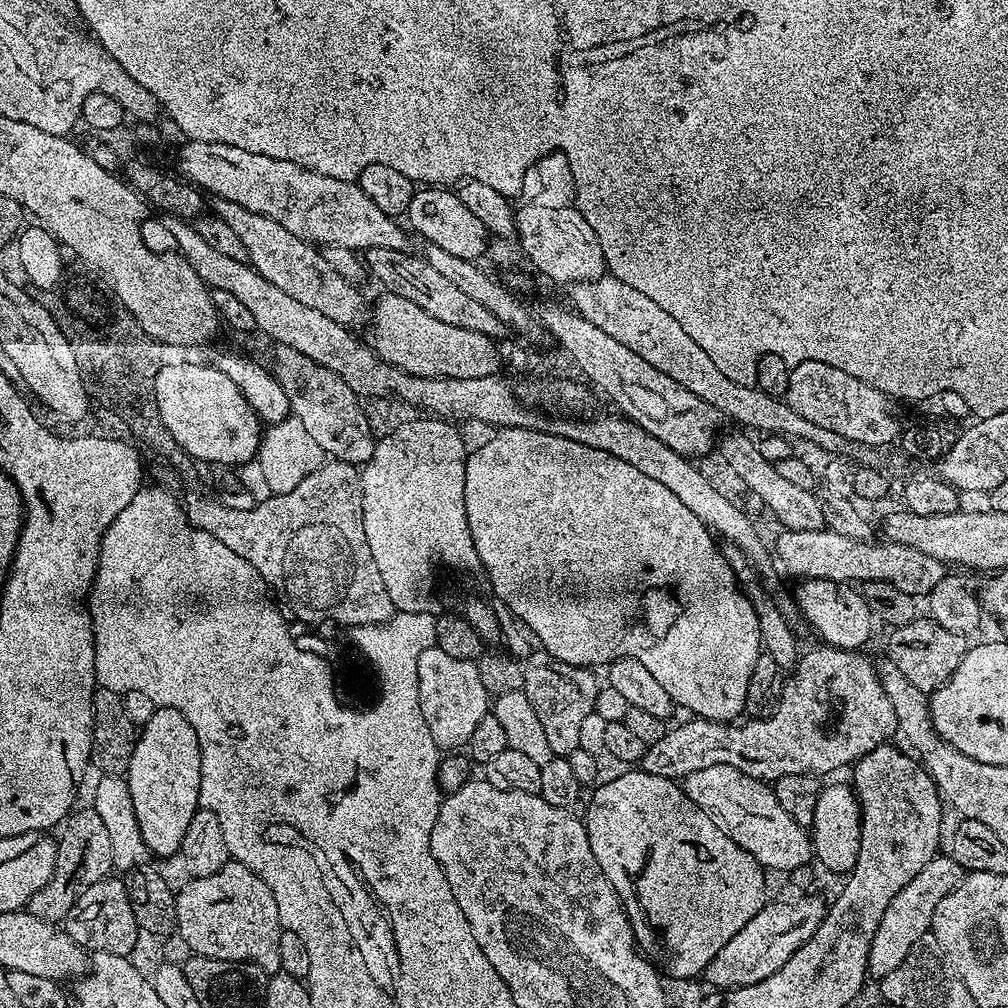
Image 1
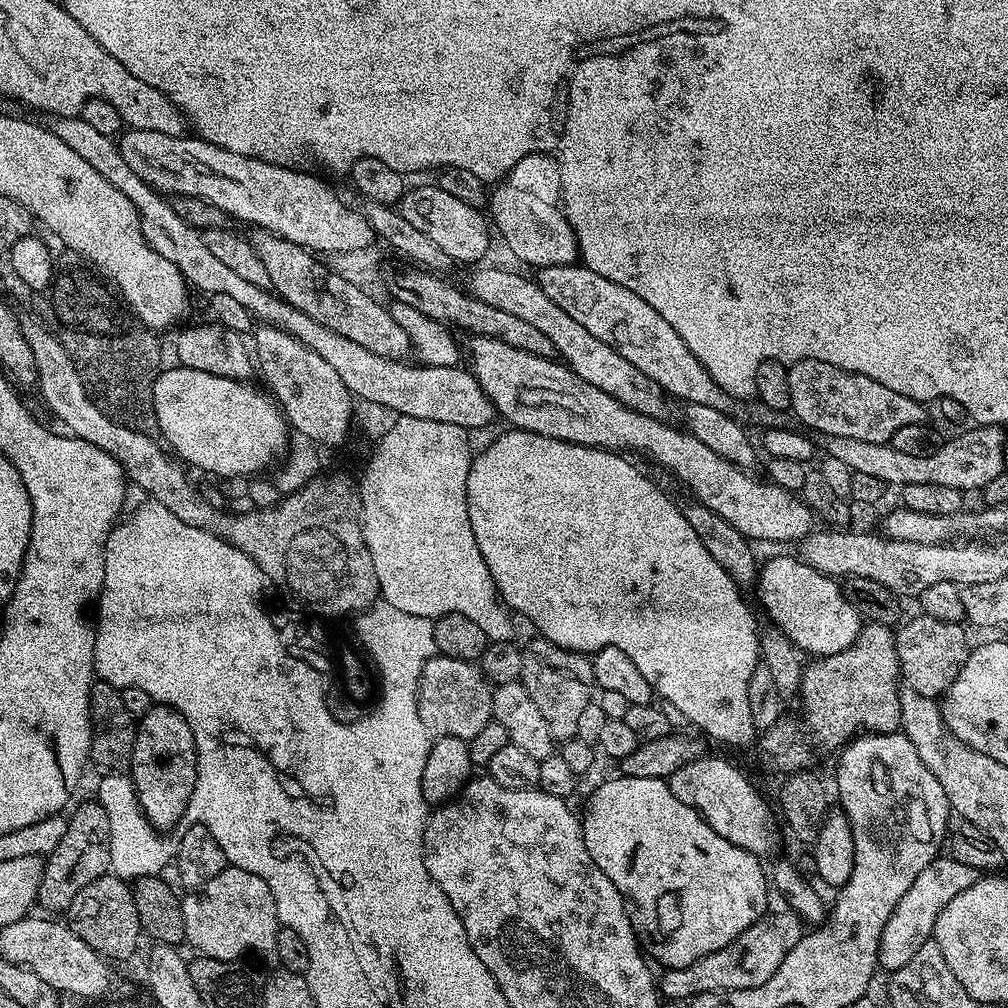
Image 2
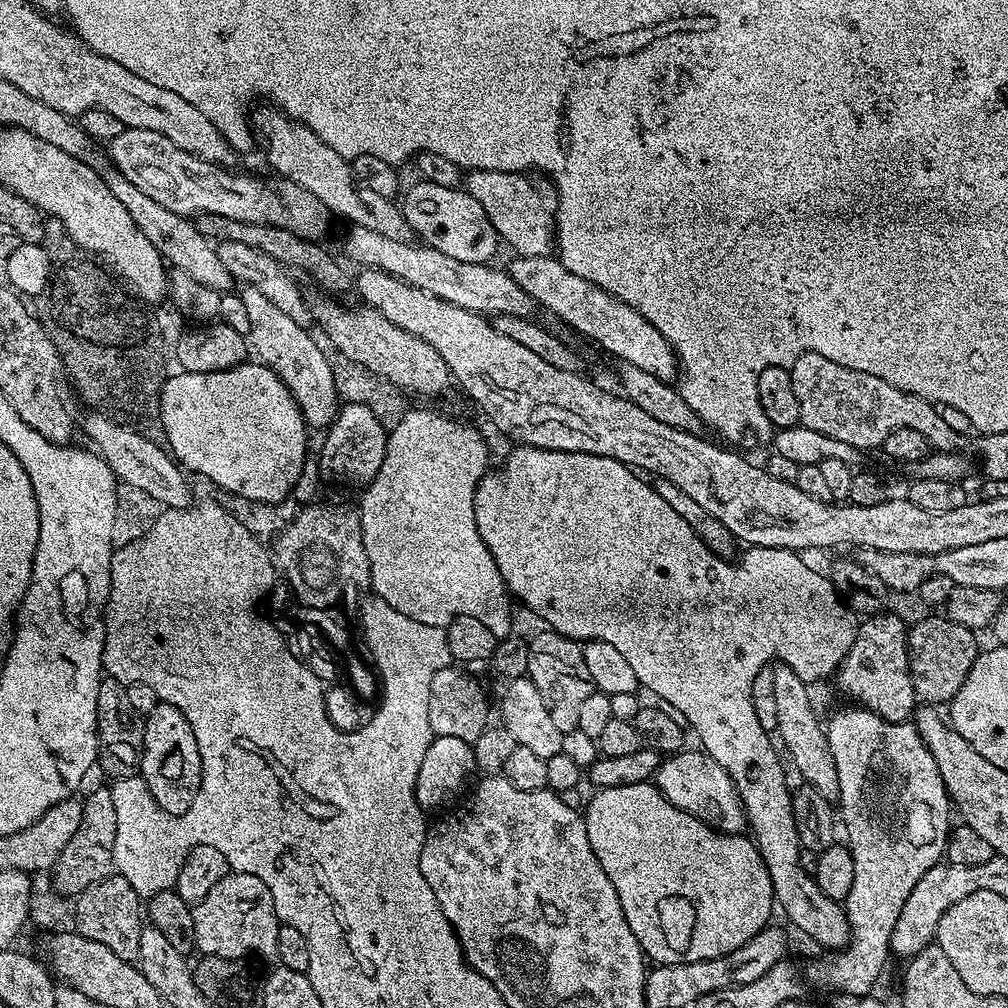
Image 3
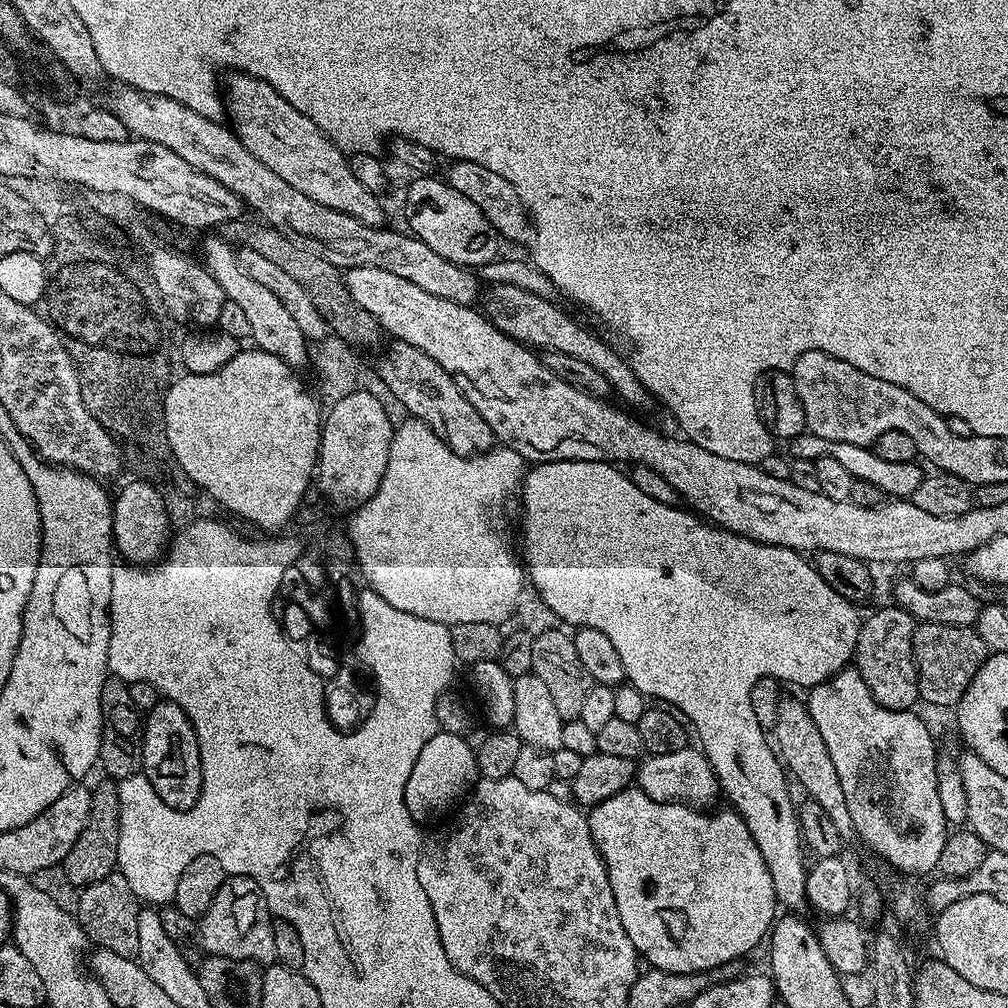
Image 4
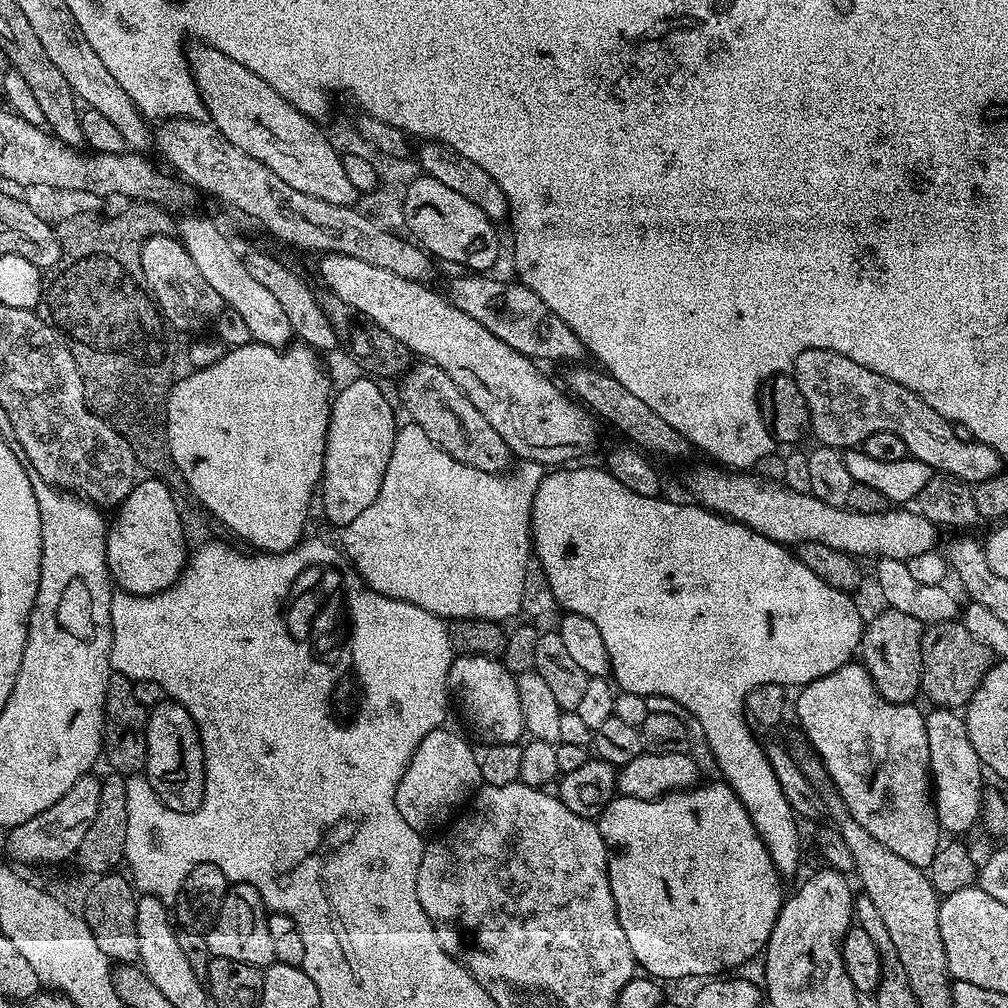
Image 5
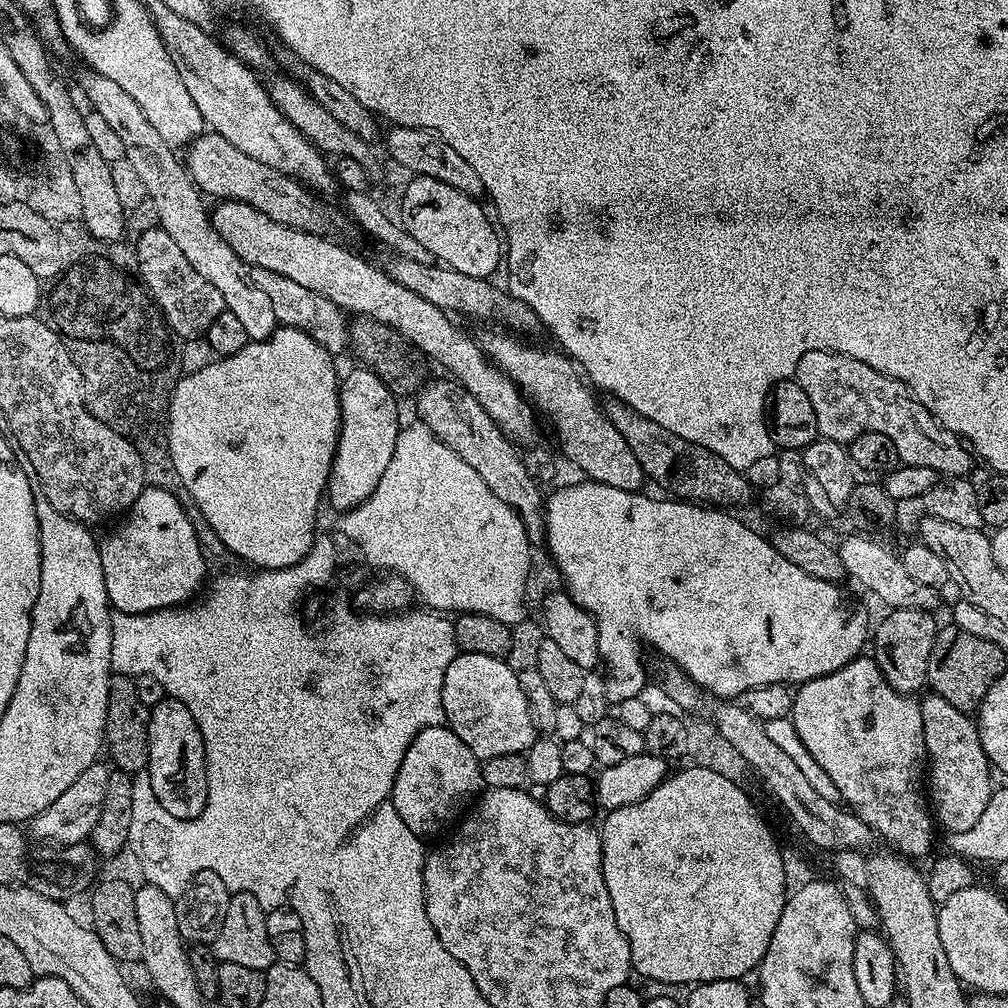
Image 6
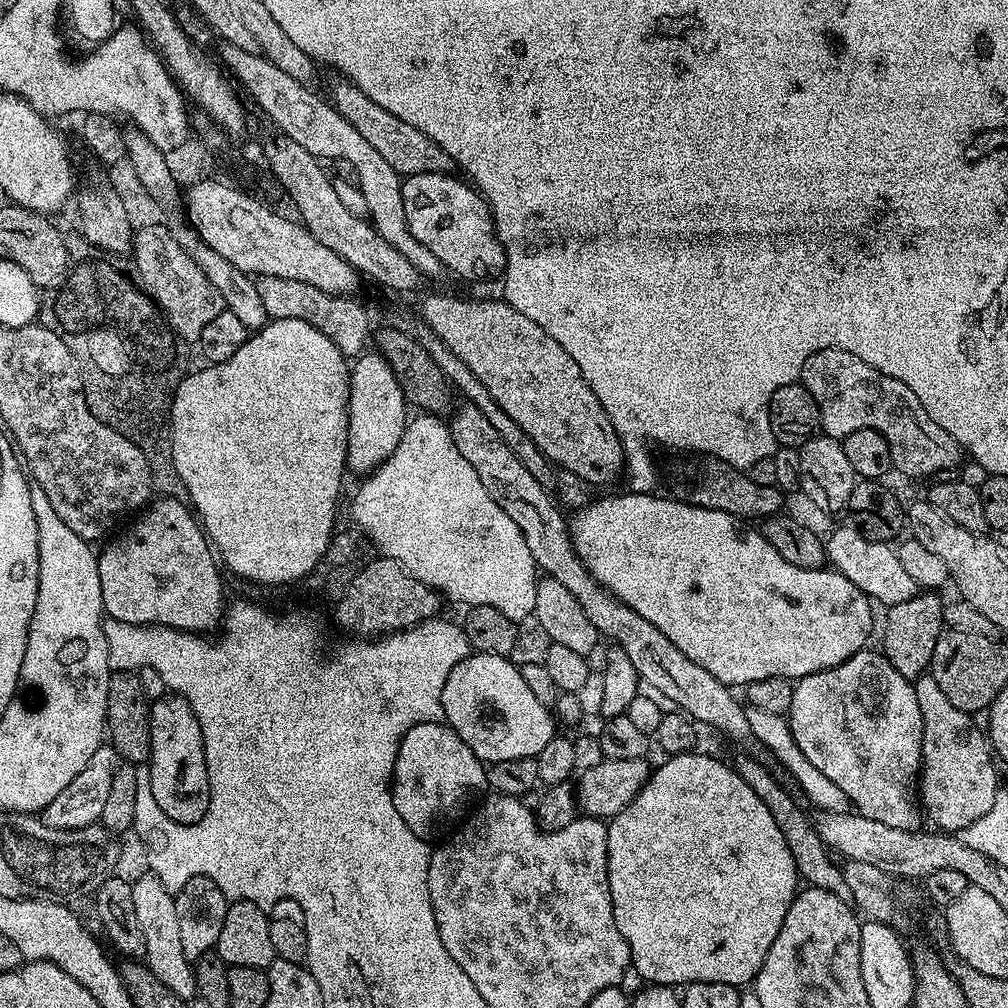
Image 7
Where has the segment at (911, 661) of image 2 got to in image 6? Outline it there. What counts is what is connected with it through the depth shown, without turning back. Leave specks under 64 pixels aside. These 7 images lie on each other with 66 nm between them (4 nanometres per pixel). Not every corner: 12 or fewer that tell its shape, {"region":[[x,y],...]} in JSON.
{"region":[[955,626],[937,631],[927,687],[971,713],[1006,652]]}

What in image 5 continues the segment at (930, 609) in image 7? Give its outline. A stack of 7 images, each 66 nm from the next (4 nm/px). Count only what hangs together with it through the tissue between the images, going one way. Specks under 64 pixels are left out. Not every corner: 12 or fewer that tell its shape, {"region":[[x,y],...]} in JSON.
{"region":[[888,608],[867,621],[859,659],[882,698],[921,695],[925,625]]}

